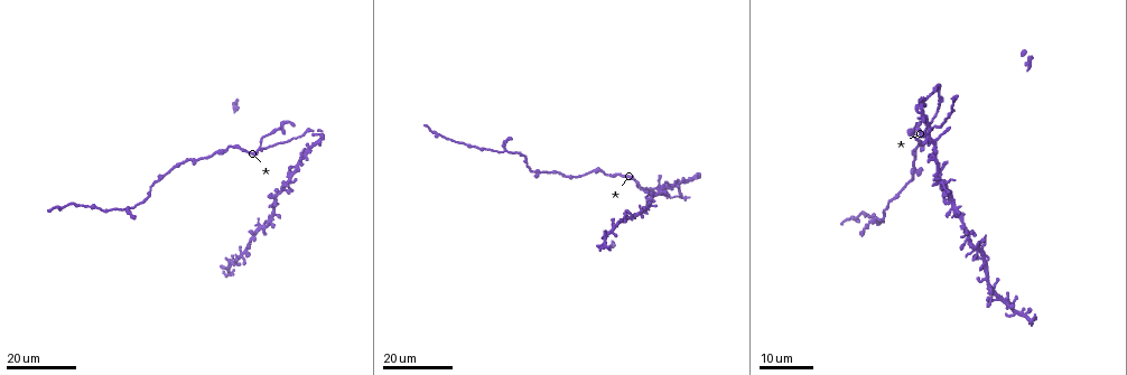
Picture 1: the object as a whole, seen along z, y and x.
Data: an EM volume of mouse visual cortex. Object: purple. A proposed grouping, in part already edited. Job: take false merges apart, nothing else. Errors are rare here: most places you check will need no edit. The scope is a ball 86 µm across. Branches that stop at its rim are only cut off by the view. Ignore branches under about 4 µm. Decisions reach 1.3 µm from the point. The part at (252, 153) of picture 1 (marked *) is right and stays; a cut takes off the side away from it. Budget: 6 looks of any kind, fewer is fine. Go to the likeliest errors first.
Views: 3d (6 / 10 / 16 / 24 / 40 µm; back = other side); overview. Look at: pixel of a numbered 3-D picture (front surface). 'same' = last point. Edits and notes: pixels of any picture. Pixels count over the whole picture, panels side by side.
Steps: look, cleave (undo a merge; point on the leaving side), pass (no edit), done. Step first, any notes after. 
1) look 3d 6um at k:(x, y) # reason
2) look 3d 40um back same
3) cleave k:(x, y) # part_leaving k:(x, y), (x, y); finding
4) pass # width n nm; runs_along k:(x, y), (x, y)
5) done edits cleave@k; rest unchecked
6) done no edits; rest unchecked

look 3d 16um at 1:(879, 221) # arms part here

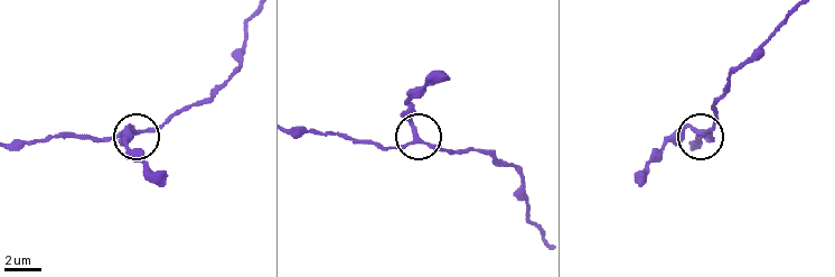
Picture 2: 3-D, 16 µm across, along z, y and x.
look 3d 6um at 2:(415, 140)

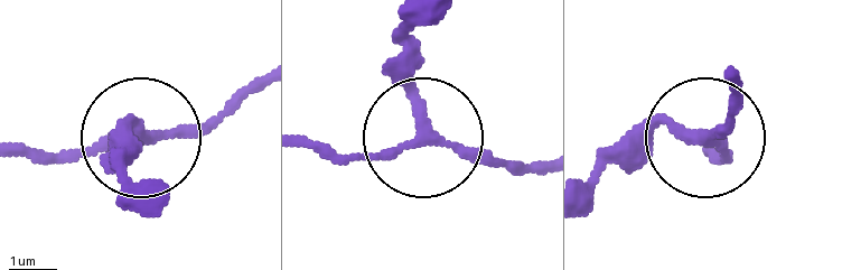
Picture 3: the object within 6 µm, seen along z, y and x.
look 3d 6um back at 3:(424, 134)

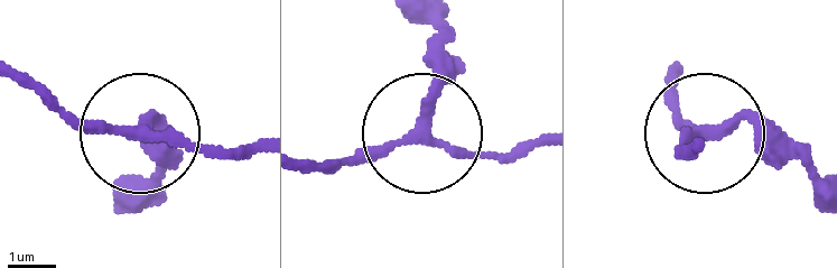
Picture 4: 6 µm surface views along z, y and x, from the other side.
pass # arms 3; runs_along 4:(305, 164), (414, 136), (445, 35); all the same neuron

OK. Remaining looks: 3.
look 3d 16um at 1:(260, 146) # three-way junction

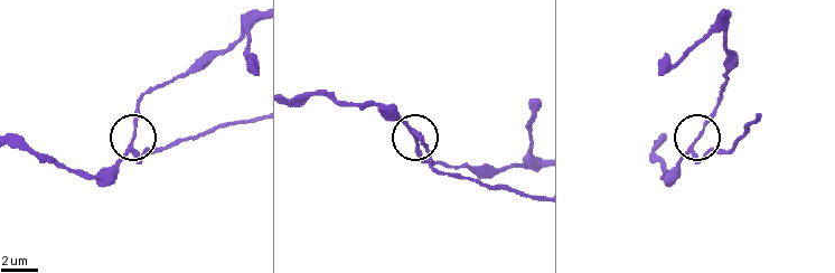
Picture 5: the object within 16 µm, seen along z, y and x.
look 3d 6um at 5:(692, 143)

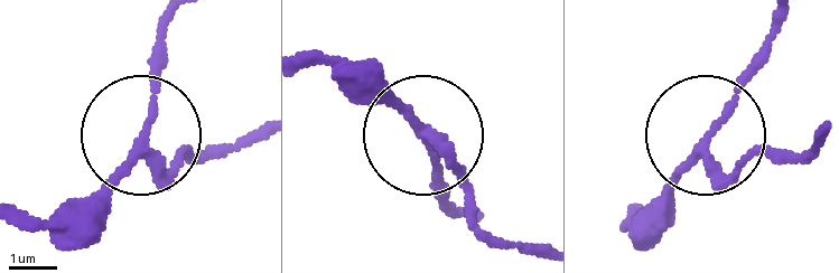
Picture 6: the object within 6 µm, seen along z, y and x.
pass # runs_along 6:(45, 220), (77, 208), (146, 124), (161, 19); one neuron here

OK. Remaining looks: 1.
done no edits; rest unchecked

